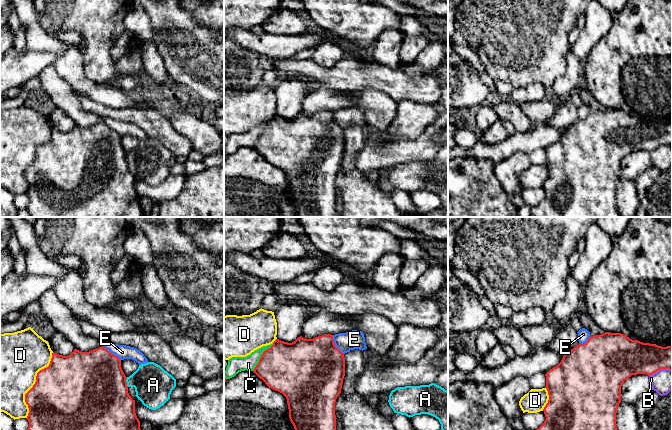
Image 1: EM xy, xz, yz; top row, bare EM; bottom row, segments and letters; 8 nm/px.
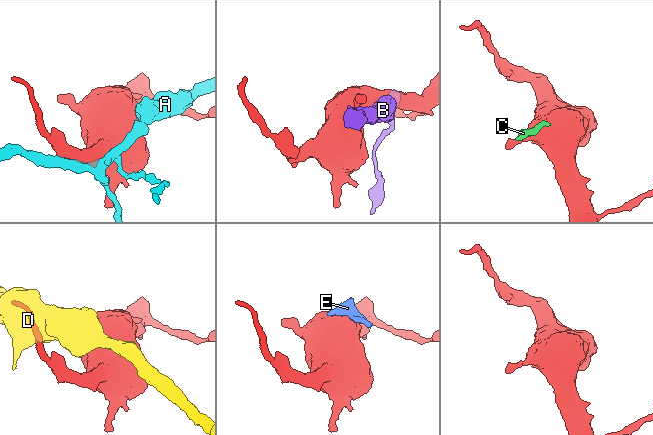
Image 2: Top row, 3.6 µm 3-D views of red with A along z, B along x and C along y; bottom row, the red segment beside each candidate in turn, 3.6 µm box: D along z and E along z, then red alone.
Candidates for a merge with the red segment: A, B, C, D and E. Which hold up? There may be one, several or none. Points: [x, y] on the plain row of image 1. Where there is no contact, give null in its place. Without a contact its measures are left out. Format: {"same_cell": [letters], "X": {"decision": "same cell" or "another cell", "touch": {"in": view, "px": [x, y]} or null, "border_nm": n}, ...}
{"same_cell": [], "A": {"decision": "another cell", "touch": {"in": "xy", "px": [126, 158]}, "border_nm": 80}, "B": {"decision": "another cell", "touch": {"in": "yz", "px": [660, 145]}, "border_nm": 190}, "C": {"decision": "another cell", "touch": {"in": "xz", "px": [261, 132]}, "border_nm": 280}, "D": {"decision": "another cell", "touch": {"in": "xy", "px": [34, 160]}, "border_nm": 600}, "E": {"decision": "another cell", "touch": {"in": "xz", "px": [334, 121]}, "border_nm": 180}}

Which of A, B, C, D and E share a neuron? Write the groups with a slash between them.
A / B / C E / D

